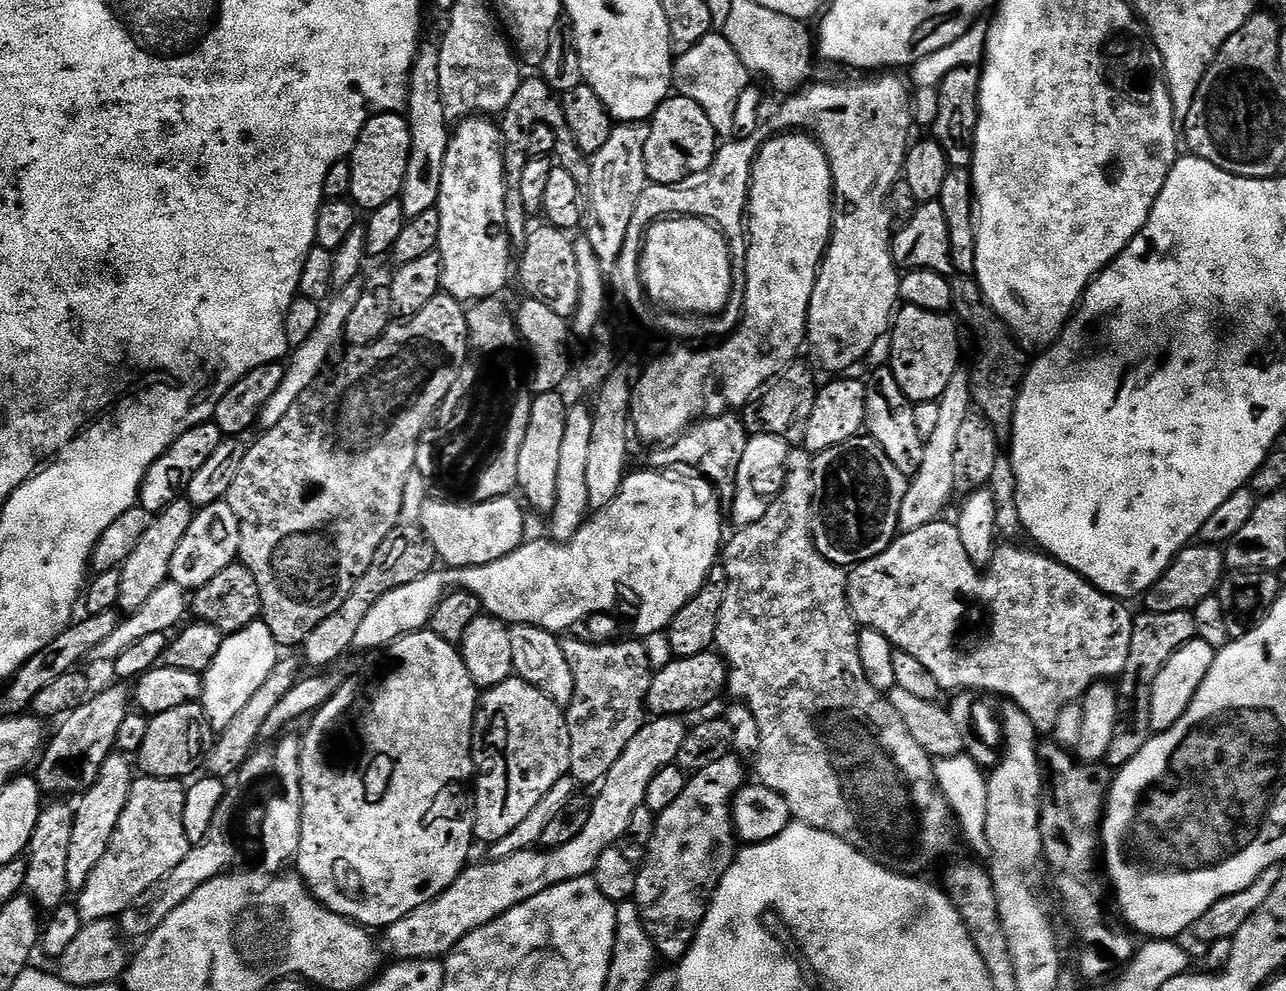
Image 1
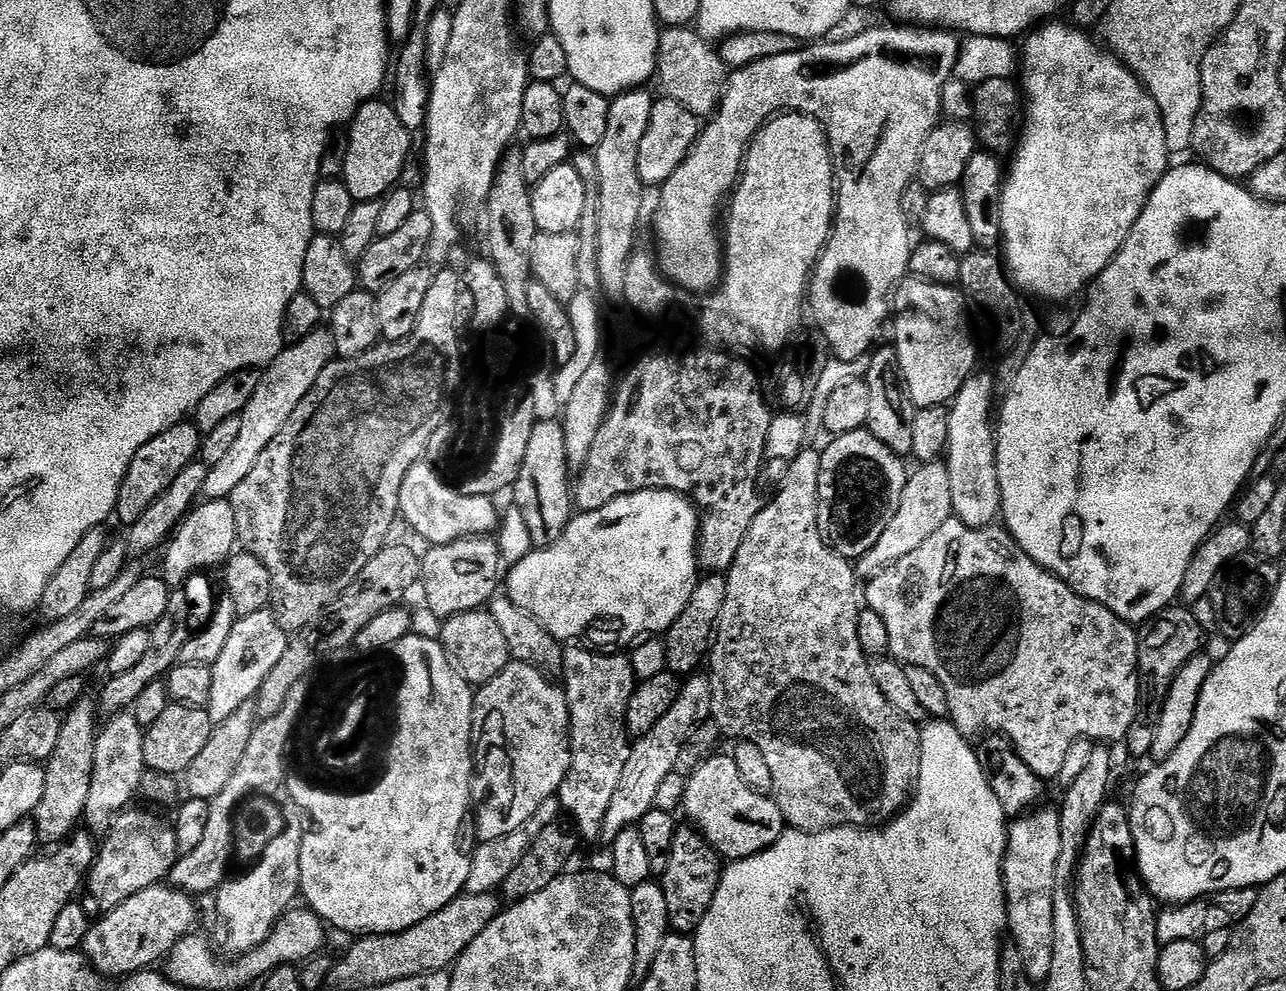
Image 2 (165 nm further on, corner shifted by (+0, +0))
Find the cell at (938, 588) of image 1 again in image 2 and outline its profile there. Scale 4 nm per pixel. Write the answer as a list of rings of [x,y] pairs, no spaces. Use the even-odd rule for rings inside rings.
[[[955,518],[942,522],[942,526],[938,526],[938,530],[934,530],[934,534],[930,534],[930,538],[926,538],[922,546],[918,546],[918,550],[913,550],[911,554],[906,554],[906,558],[898,558],[898,562],[884,568],[874,579],[867,581],[866,588],[867,607],[874,614],[878,614],[882,622],[886,622],[886,634],[890,636],[888,651],[891,659],[904,666],[925,668],[930,674],[934,674],[934,678],[938,678],[938,682],[942,682],[942,690],[946,690],[948,716],[961,736],[970,738],[980,736],[983,732],[1001,732],[1022,762],[1042,781],[1050,781],[1051,776],[1052,779],[1059,777],[1062,762],[1066,762],[1070,746],[1074,746],[1079,740],[1091,740],[1104,746],[1119,745],[1126,738],[1130,726],[1134,726],[1134,718],[1140,711],[1140,637],[1137,629],[1118,618],[1106,606],[1084,599],[1069,584],[1037,566],[1003,527],[967,528],[962,521]]]

